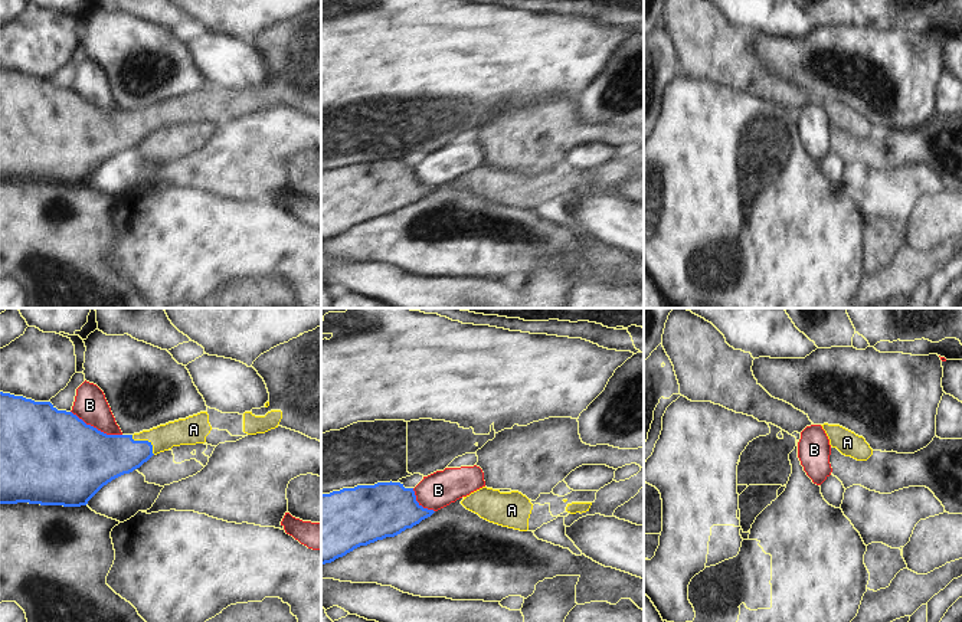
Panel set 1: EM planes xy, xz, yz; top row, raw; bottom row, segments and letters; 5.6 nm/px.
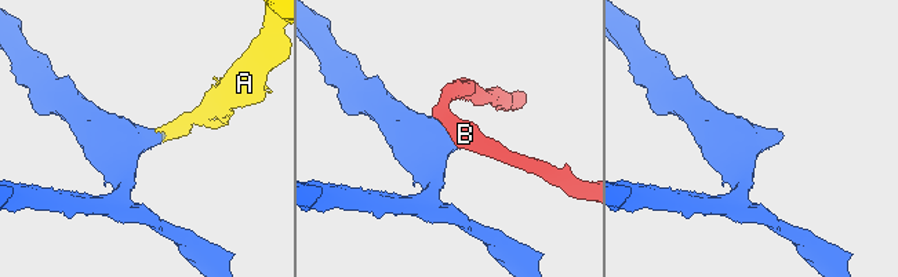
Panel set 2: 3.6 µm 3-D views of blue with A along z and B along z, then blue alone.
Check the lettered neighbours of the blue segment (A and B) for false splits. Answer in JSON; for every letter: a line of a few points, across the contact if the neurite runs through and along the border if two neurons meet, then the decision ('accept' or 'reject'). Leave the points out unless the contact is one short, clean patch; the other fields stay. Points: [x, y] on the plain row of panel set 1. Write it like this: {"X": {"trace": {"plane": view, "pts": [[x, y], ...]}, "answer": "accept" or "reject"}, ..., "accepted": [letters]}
{"A": {"trace": {"plane": "xy", "pts": [[104, 134], [130, 130], [146, 118], [189, 108]]}, "answer": "accept"}, "B": {"answer": "reject"}, "accepted": ["A"]}

